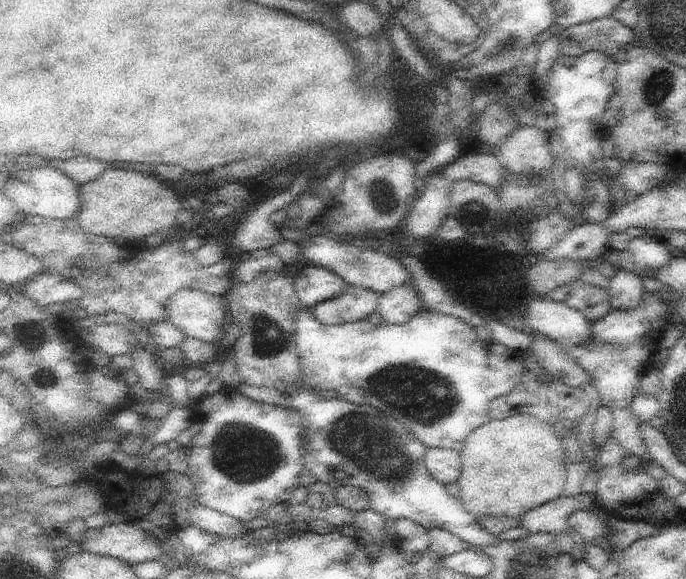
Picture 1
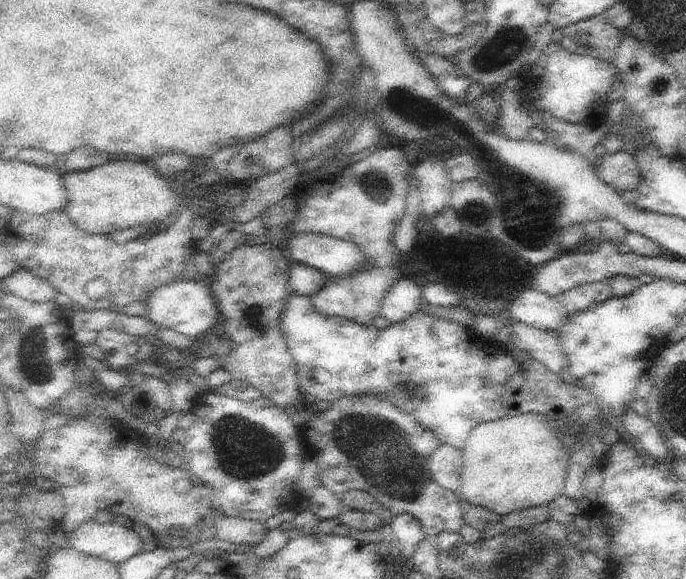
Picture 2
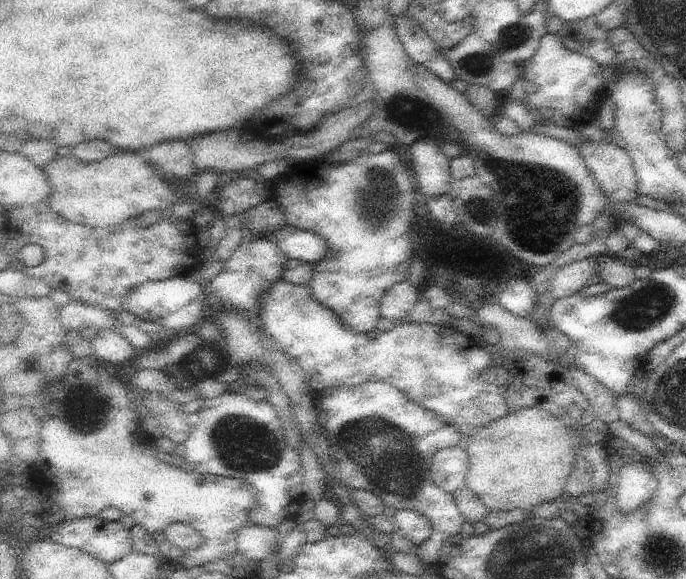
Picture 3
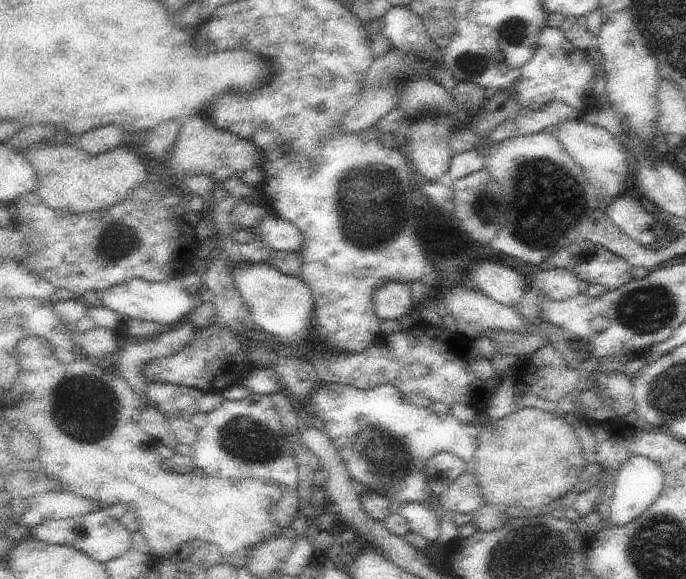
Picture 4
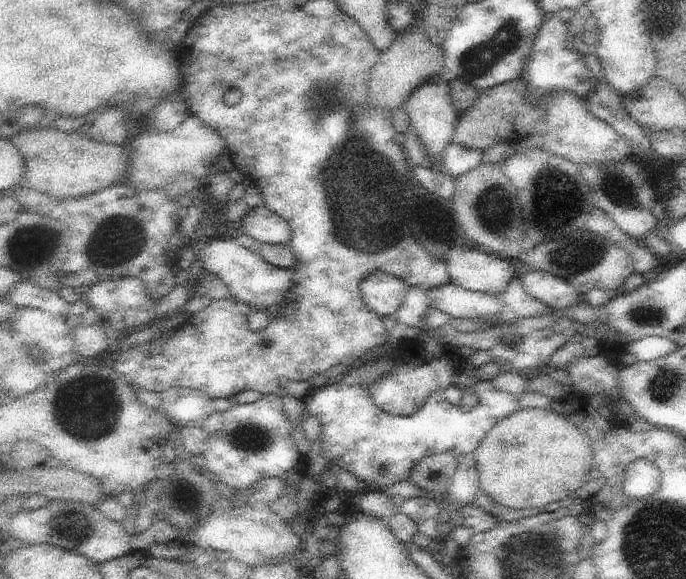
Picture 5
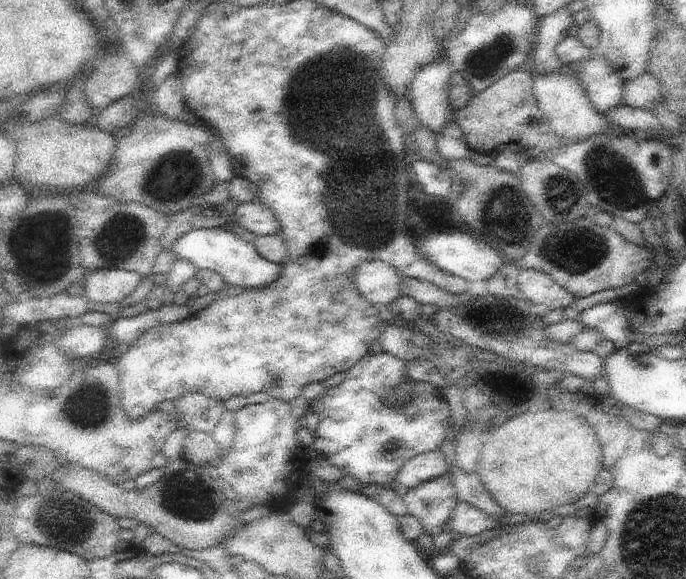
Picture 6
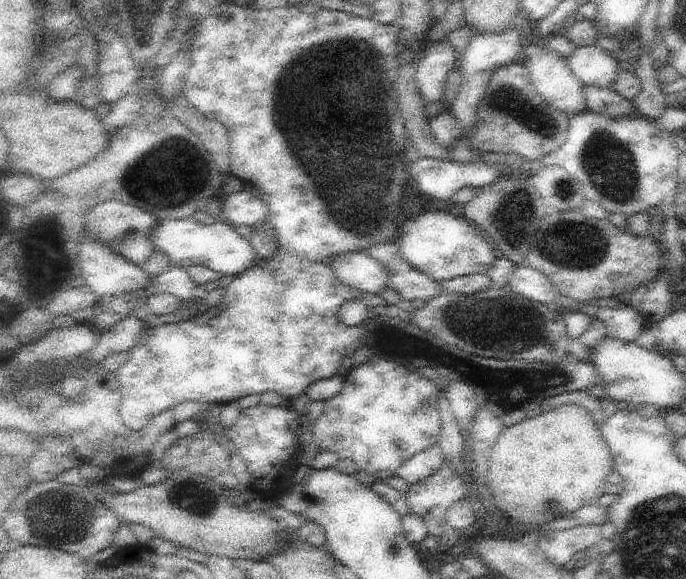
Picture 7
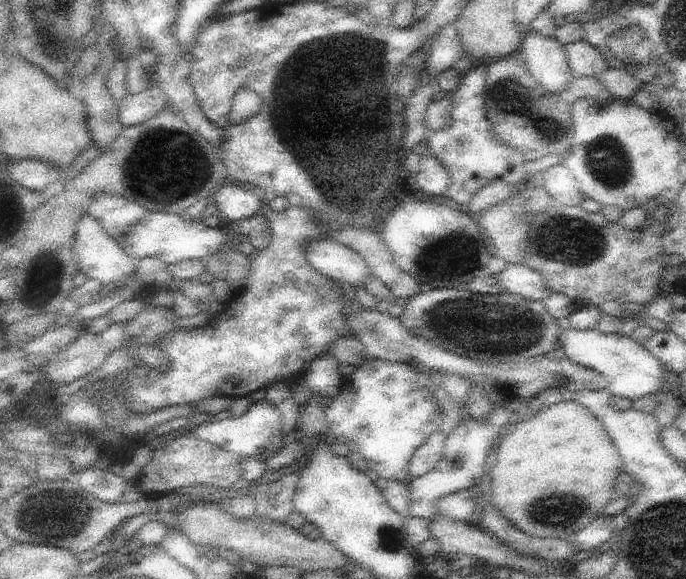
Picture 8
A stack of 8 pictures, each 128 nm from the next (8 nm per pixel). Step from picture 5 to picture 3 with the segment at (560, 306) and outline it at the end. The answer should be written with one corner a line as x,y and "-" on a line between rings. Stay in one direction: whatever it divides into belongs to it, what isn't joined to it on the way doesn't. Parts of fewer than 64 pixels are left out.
597,258
582,259
564,265
552,279
552,296
558,300
579,293
596,280
597,270

